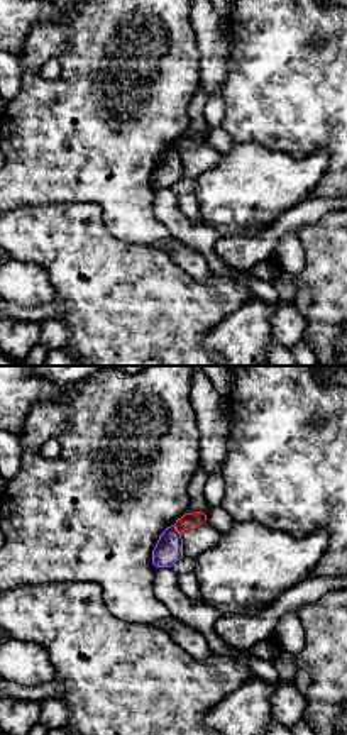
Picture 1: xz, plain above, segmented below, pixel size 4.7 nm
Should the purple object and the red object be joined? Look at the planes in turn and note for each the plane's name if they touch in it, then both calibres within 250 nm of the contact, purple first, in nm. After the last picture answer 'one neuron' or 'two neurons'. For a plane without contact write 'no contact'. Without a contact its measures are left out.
xz | 130/80 nm

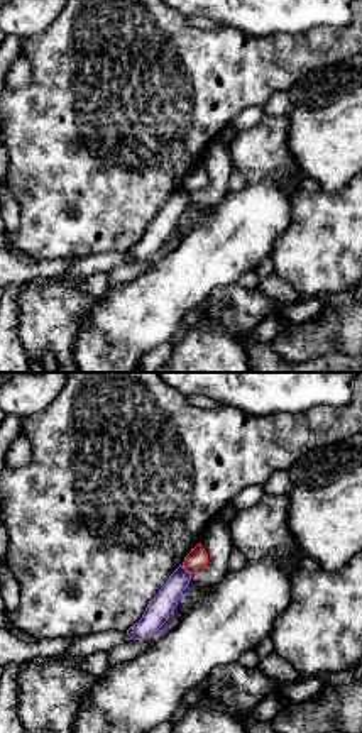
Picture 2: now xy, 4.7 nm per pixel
xy | 120/100 nm

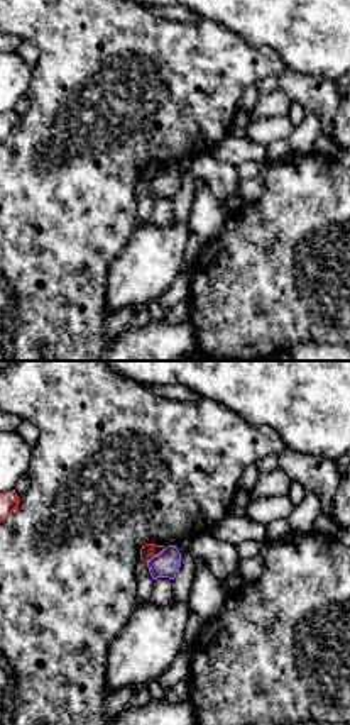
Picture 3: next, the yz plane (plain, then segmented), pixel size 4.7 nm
yz | 120/70 nm

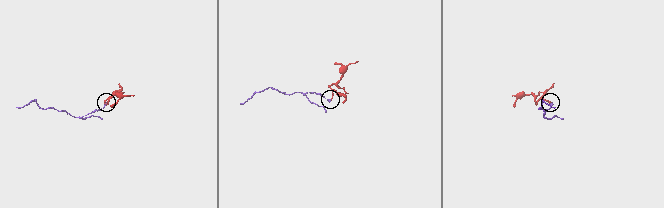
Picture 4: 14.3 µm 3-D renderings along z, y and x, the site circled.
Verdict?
two neurons

